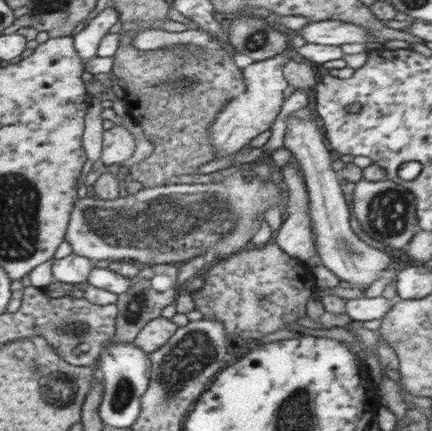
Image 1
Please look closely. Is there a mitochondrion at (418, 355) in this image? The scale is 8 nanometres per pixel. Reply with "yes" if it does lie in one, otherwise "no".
no

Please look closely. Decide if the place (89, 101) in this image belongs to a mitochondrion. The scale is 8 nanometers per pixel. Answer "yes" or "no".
no

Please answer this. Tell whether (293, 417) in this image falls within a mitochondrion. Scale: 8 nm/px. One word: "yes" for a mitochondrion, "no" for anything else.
yes

